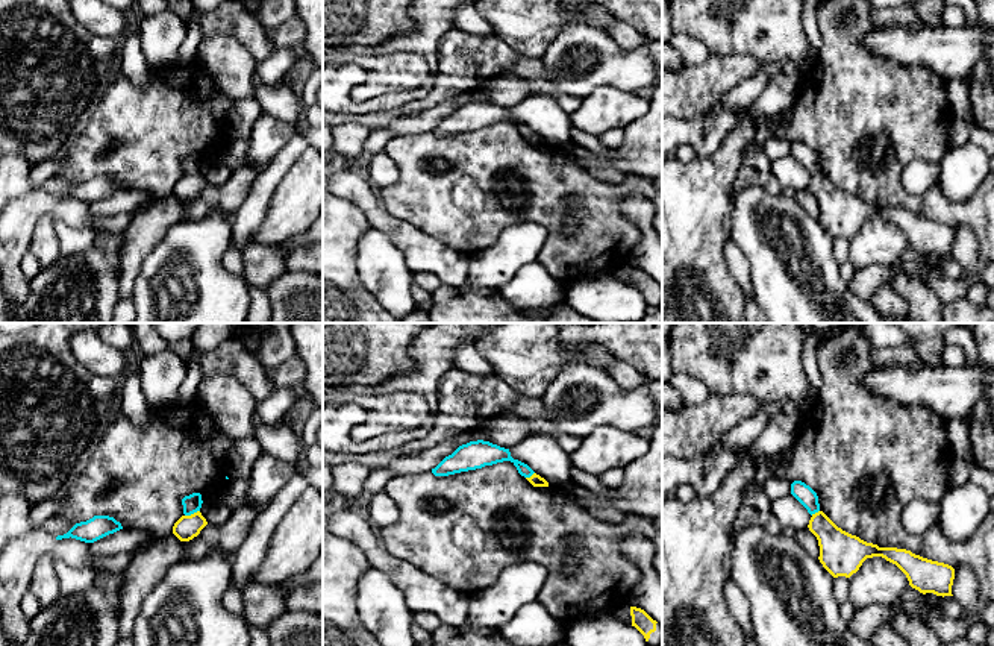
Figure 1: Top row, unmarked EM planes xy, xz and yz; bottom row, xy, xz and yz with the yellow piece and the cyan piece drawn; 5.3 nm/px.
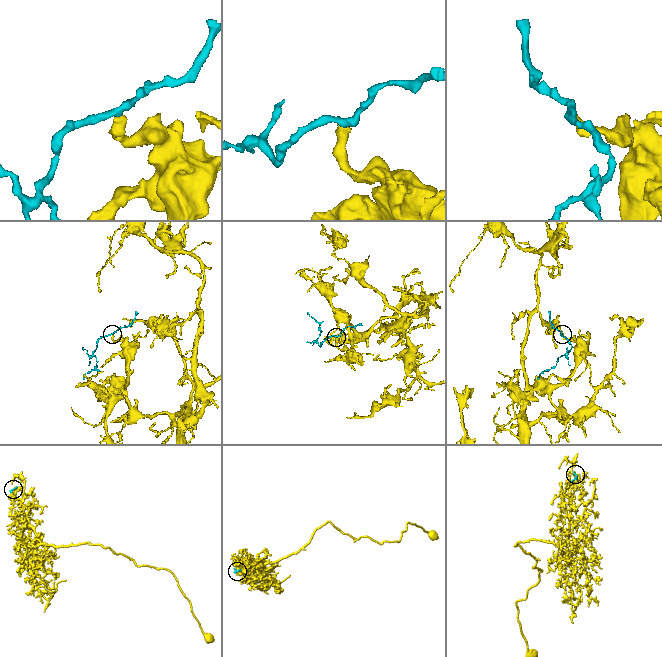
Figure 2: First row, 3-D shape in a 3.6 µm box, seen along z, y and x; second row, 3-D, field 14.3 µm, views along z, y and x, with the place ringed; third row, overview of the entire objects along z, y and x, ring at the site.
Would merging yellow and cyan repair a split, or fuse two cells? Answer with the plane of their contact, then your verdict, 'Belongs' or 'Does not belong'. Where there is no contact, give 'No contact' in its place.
Touches yellow in xy. Does not belong

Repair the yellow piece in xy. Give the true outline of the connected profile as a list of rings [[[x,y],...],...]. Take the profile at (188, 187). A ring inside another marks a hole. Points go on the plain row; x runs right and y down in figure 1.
[[[200,171],[191,176],[182,176],[173,187],[173,194],[180,202],[189,202],[200,194],[200,191],[208,185],[206,179]]]

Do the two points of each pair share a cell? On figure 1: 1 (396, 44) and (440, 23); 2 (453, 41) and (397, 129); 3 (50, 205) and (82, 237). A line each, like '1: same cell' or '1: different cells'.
1: same cell
2: different cells
3: different cells

